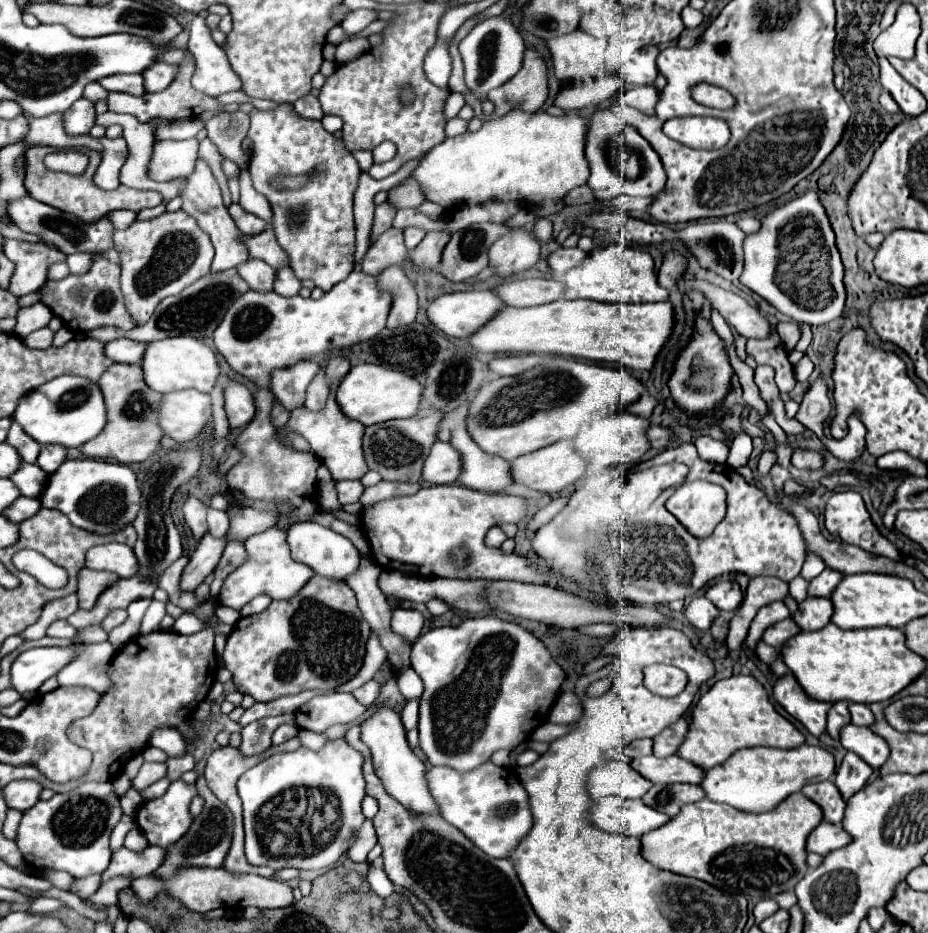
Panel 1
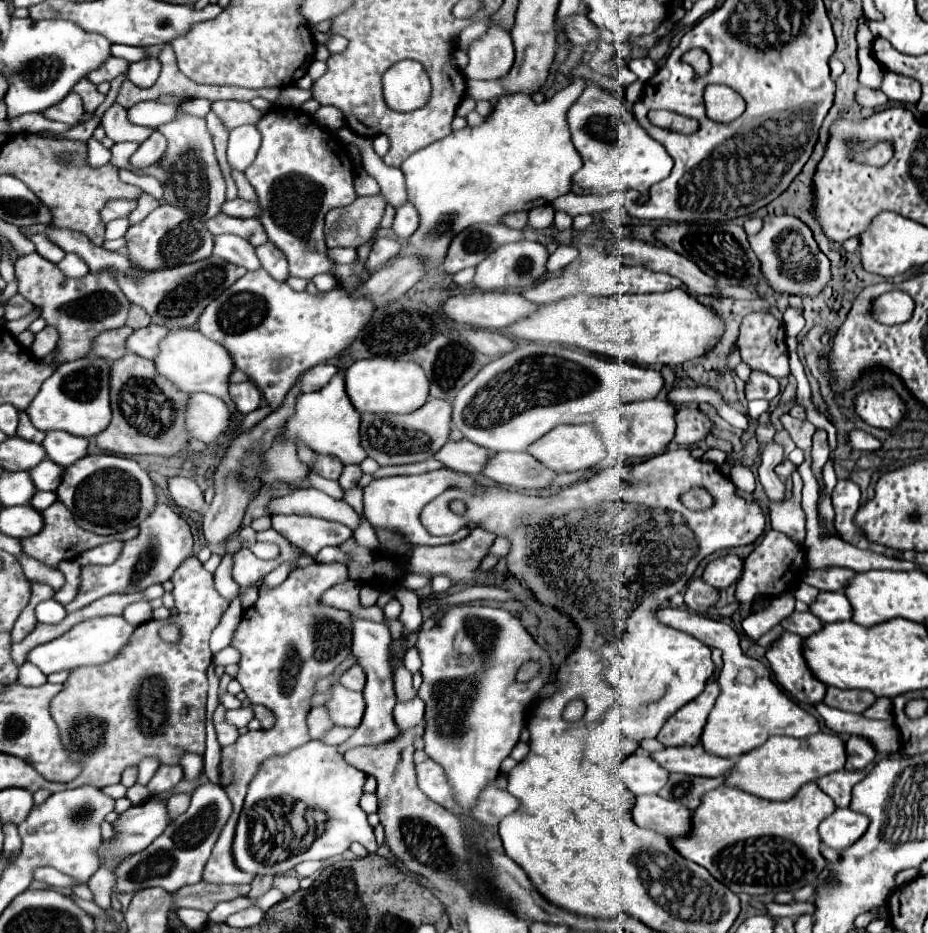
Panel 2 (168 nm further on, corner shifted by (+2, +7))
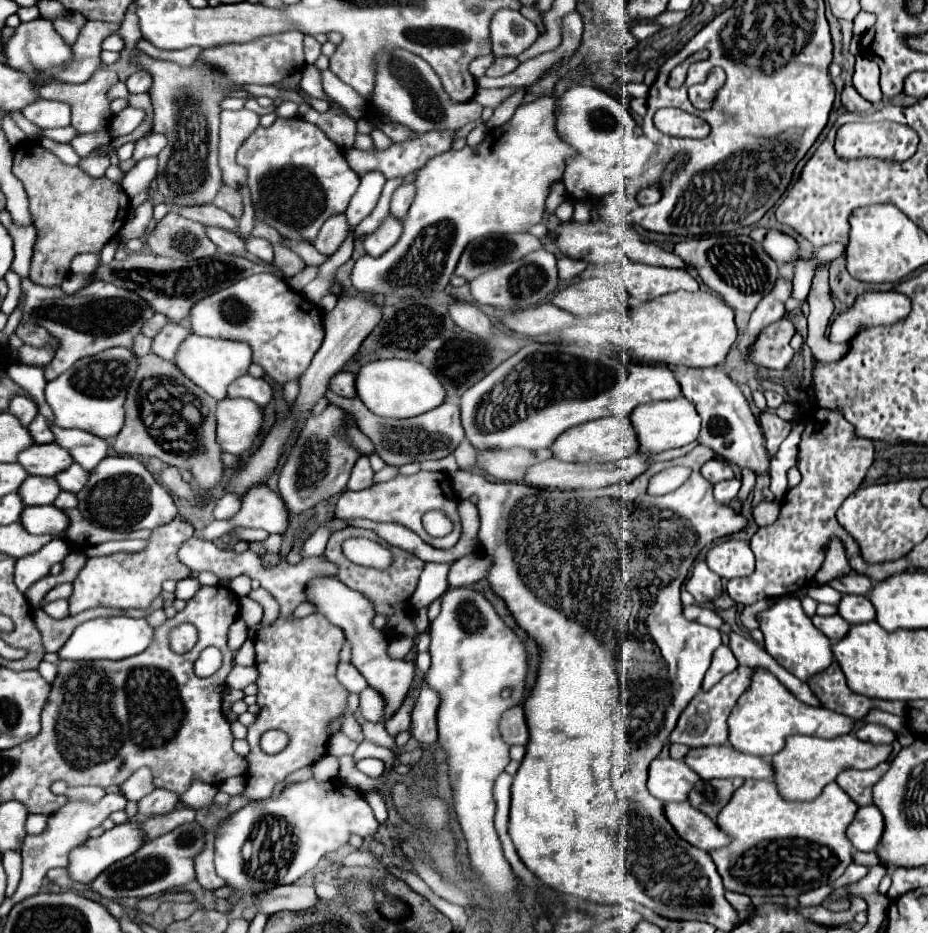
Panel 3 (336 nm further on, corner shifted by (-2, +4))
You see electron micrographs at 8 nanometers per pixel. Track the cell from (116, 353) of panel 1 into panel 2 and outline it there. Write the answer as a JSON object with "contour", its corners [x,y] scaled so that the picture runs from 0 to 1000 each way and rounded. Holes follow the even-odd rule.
{"contour":[[[161,348],[154,353],[148,353],[139,363],[137,363],[137,374],[141,378],[148,378],[152,383],[165,385],[169,380],[169,370],[171,365],[182,357],[182,353],[173,348]]]}

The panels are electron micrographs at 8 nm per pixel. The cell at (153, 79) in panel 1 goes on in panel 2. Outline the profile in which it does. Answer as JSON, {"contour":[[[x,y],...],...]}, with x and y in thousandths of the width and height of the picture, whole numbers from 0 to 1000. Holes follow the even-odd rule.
{"contour":[[[158,61],[158,63],[145,65],[145,68],[139,70],[137,85],[139,85],[141,89],[145,89],[148,93],[163,93],[163,91],[169,87],[171,76],[173,76],[171,63]]]}

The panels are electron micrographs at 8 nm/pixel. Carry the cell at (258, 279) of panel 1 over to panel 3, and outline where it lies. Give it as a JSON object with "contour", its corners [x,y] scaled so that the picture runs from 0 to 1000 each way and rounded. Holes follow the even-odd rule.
{"contour":[[[223,244],[223,253],[230,257],[230,262],[236,266],[238,272],[262,272],[264,259],[255,251],[247,251],[247,247],[236,244]]]}

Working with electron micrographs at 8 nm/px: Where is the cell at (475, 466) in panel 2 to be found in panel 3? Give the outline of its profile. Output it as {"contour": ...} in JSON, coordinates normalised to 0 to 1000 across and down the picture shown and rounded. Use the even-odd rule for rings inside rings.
{"contour":[[[548,480],[548,482],[520,482],[514,484],[512,499],[540,517],[559,517],[564,506],[579,497],[594,491],[592,482],[564,482],[564,480]]]}

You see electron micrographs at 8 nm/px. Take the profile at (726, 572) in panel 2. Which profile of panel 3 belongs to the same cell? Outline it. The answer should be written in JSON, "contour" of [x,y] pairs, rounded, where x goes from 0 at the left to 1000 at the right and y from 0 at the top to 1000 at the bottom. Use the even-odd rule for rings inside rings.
{"contour":[[[777,579],[762,594],[762,607],[777,620],[798,620],[811,615],[814,596],[803,579]]]}

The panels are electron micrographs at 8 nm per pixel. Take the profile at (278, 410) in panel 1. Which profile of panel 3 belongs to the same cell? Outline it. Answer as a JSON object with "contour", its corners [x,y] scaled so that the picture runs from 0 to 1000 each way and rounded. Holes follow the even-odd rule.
{"contour":[[[283,292],[232,313],[208,328],[206,352],[214,360],[266,367],[273,375],[273,388],[286,397],[298,412],[320,407],[335,390],[339,377],[346,373],[350,354],[346,332],[327,315],[314,311],[298,296]]]}

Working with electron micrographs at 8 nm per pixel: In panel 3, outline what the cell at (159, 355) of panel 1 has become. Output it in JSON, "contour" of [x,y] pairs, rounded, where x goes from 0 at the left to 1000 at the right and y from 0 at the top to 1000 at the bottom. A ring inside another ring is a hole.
{"contour":[[[204,358],[189,384],[186,390],[208,409],[212,412],[217,418],[225,420],[225,424],[230,424],[232,429],[238,429],[245,424],[245,414],[255,407],[255,403],[266,401],[266,394],[270,390],[270,373],[266,369],[260,367],[249,367],[249,364],[234,364],[234,362],[221,362],[221,360],[212,360],[212,358]]]}

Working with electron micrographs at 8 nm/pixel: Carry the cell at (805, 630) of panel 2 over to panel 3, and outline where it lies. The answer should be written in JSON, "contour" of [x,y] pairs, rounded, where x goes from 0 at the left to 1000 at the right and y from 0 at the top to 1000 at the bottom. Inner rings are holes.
{"contour":[[[874,660],[874,667],[880,675],[885,675],[895,688],[902,688],[906,686],[913,677],[915,677],[915,671],[911,665],[904,665],[904,660]]]}

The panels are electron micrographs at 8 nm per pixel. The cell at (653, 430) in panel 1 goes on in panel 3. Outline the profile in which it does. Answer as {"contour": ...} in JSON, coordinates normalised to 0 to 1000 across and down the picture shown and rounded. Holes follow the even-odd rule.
{"contour":[[[734,392],[727,397],[727,403],[734,412],[736,424],[747,431],[751,444],[755,446],[755,463],[751,467],[751,474],[764,478],[783,495],[792,495],[798,502],[809,502],[811,506],[824,506],[829,502],[829,489],[822,480],[822,465],[794,412],[779,397],[773,394],[753,397]]]}

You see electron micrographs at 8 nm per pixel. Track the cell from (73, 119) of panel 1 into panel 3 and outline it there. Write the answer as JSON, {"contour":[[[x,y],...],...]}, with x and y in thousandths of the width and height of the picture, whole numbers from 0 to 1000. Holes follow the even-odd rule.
{"contour":[[[38,107],[36,111],[27,114],[25,124],[40,133],[42,137],[70,137],[77,133],[77,114],[70,109],[57,107]]]}

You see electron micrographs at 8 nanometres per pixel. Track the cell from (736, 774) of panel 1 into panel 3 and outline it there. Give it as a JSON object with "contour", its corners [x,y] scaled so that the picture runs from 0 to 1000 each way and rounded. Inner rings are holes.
{"contour":[[[921,787],[902,789],[895,793],[876,791],[876,789],[850,789],[842,806],[831,812],[833,823],[833,838],[837,849],[844,857],[876,857],[885,851],[887,842],[898,838],[904,827],[921,823],[921,825],[936,825],[943,823],[947,817],[954,817],[960,808],[960,800],[941,800],[932,797],[921,791]]]}

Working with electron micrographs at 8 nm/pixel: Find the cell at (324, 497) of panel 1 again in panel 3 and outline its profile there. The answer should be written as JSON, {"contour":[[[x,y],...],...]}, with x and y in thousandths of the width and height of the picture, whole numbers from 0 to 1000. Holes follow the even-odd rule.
{"contour":[[[352,435],[344,446],[333,446],[327,454],[327,461],[311,484],[311,491],[307,499],[301,506],[301,529],[314,551],[324,551],[333,544],[337,544],[342,538],[357,534],[363,527],[370,527],[378,508],[378,502],[383,493],[387,491],[387,484],[380,482],[372,469],[361,467],[363,461],[370,461],[370,444],[365,435]]]}

